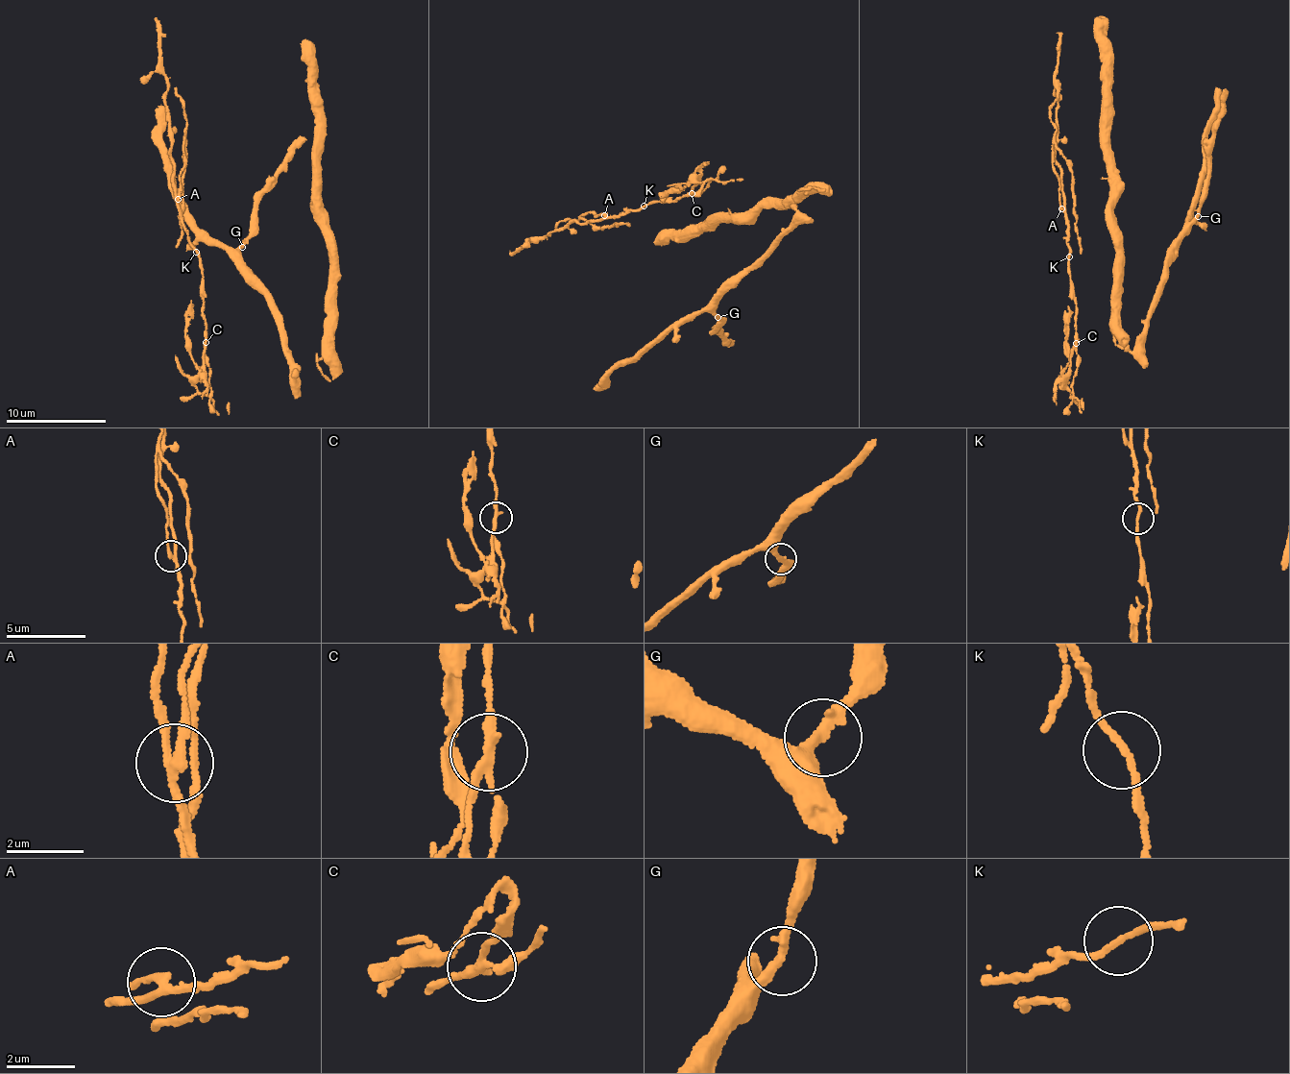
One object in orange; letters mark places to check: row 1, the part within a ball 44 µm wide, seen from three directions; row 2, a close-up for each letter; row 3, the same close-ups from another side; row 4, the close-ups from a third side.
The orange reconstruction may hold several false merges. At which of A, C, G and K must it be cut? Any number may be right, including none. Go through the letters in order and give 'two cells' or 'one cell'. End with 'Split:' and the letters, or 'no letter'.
A: two cells
C: two cells
G: one cell
K: one cell
Split: A, C

